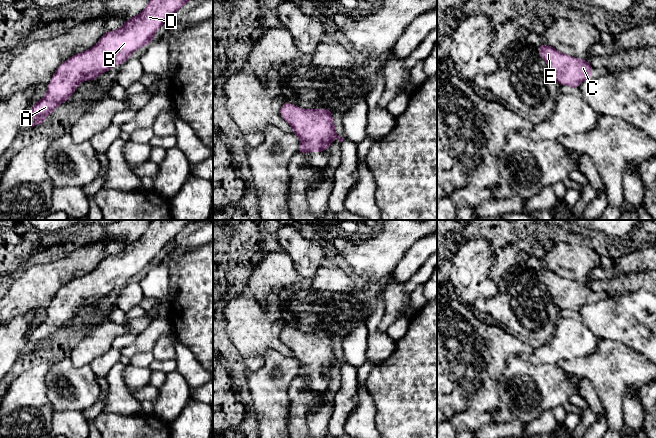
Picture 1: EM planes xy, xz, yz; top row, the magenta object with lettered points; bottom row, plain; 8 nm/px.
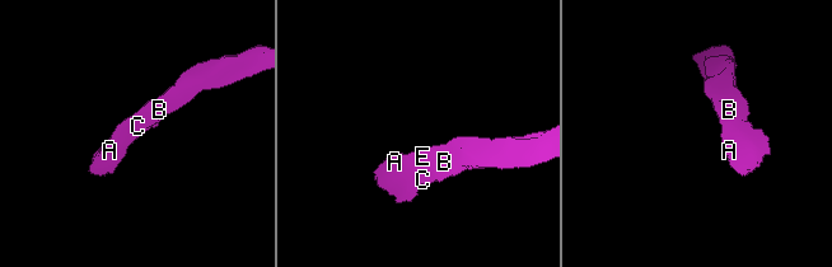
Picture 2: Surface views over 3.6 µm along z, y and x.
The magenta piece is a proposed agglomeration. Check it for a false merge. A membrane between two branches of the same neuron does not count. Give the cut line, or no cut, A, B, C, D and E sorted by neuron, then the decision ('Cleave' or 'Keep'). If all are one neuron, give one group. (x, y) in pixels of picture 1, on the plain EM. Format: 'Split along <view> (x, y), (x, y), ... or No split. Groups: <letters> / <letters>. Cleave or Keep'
No split. Groups: A B C D E. Keep

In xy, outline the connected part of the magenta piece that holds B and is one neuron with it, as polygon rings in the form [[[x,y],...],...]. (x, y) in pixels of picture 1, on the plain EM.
[[[153,220],[139,239],[127,244],[118,254],[107,255],[89,274],[70,281],[55,295],[48,307],[46,319],[36,326],[29,336],[29,340],[35,342],[31,351],[42,348],[46,340],[50,339],[57,330],[69,323],[81,306],[96,303],[100,298],[115,289],[124,287],[135,274],[151,267],[161,249],[175,238],[177,234],[182,232],[186,226],[191,223],[205,221],[207,220]]]

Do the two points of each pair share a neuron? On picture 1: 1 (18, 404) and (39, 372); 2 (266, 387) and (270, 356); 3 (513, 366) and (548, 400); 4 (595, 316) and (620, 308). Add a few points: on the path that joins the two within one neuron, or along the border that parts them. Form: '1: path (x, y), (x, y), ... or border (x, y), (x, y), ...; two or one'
1: path (26, 396), (33, 380); one
2: path (269, 379), (270, 364); one
3: path (524, 372), (533, 374), (542, 389); one
4: path (601, 316), (612, 316), (614, 314); one

